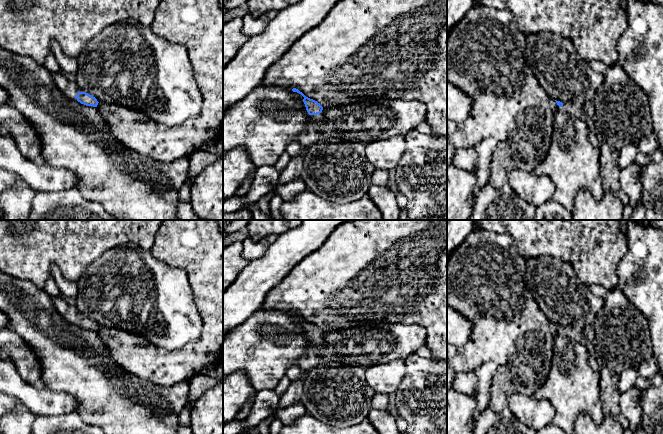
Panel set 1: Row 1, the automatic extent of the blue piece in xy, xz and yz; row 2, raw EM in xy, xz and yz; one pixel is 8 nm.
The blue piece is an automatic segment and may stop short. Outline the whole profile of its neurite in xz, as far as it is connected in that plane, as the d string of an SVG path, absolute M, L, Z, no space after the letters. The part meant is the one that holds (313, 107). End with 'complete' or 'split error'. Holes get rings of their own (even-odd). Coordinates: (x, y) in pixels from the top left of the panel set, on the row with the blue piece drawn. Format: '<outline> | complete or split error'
M293 88L292 91L297 92L304 97L303 102L305 104L308 114L311 116L313 125L321 124L324 121L324 114L323 114L324 107L322 107L317 101L306 97L298 89Z | split error

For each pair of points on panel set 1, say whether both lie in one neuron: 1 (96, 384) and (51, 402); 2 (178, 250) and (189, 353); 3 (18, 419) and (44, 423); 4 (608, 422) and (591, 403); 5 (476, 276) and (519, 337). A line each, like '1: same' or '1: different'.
1: different
2: same
3: different
4: different
5: same

